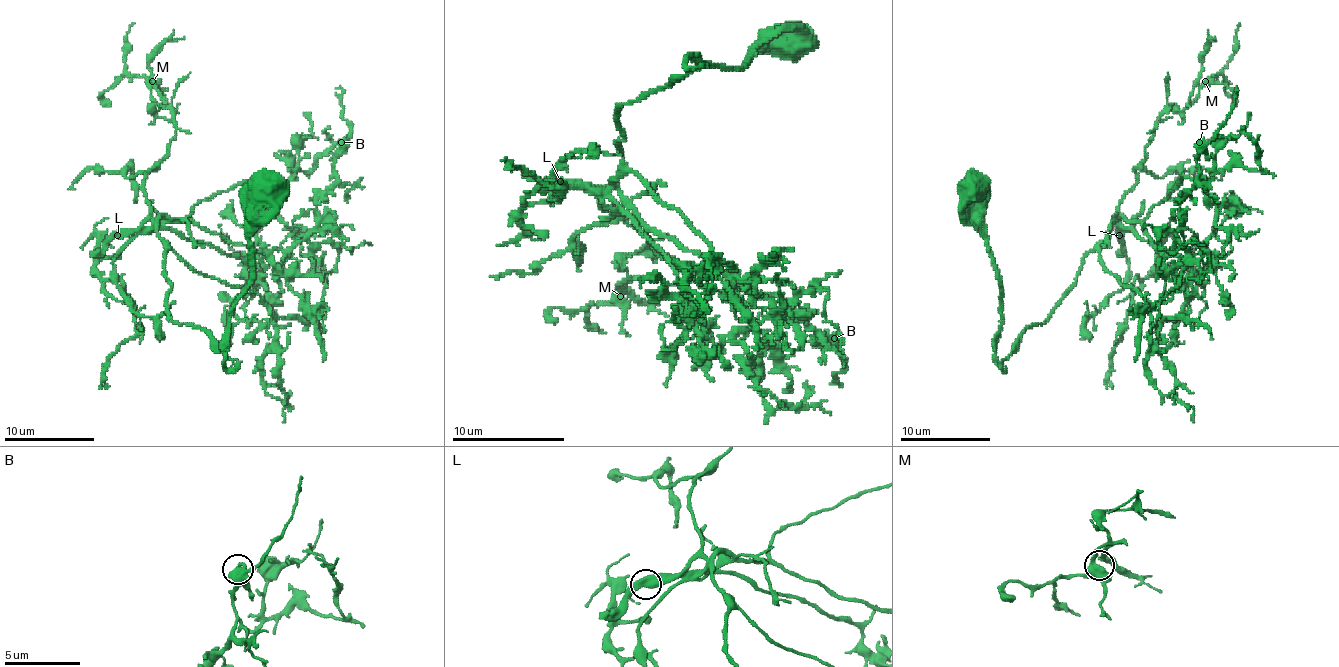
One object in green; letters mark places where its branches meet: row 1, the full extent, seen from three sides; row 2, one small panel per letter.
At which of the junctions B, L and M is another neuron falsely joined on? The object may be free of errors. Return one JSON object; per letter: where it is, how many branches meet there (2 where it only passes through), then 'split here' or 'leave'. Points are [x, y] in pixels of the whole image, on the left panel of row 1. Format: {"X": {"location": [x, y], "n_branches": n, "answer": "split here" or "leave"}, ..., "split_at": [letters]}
{"B": {"location": [341, 142], "n_branches": 2, "answer": "leave"}, "L": {"location": [117, 235], "n_branches": 2, "answer": "leave"}, "M": {"location": [152, 81], "n_branches": 3, "answer": "leave"}, "split_at": []}

